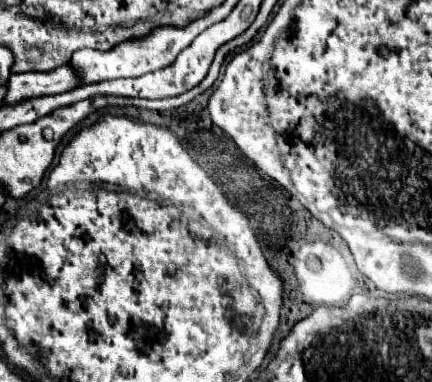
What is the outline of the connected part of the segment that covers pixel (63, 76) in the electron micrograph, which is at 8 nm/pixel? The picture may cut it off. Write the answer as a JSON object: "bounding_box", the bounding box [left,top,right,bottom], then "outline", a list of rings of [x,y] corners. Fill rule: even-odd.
{"bounding_box":[7,64,77,104],"outline":[[[69,64],[49,72],[49,74],[11,74],[7,82],[7,104],[33,98],[33,96],[49,96],[69,92],[77,86],[77,78],[73,78],[73,70]]]}

